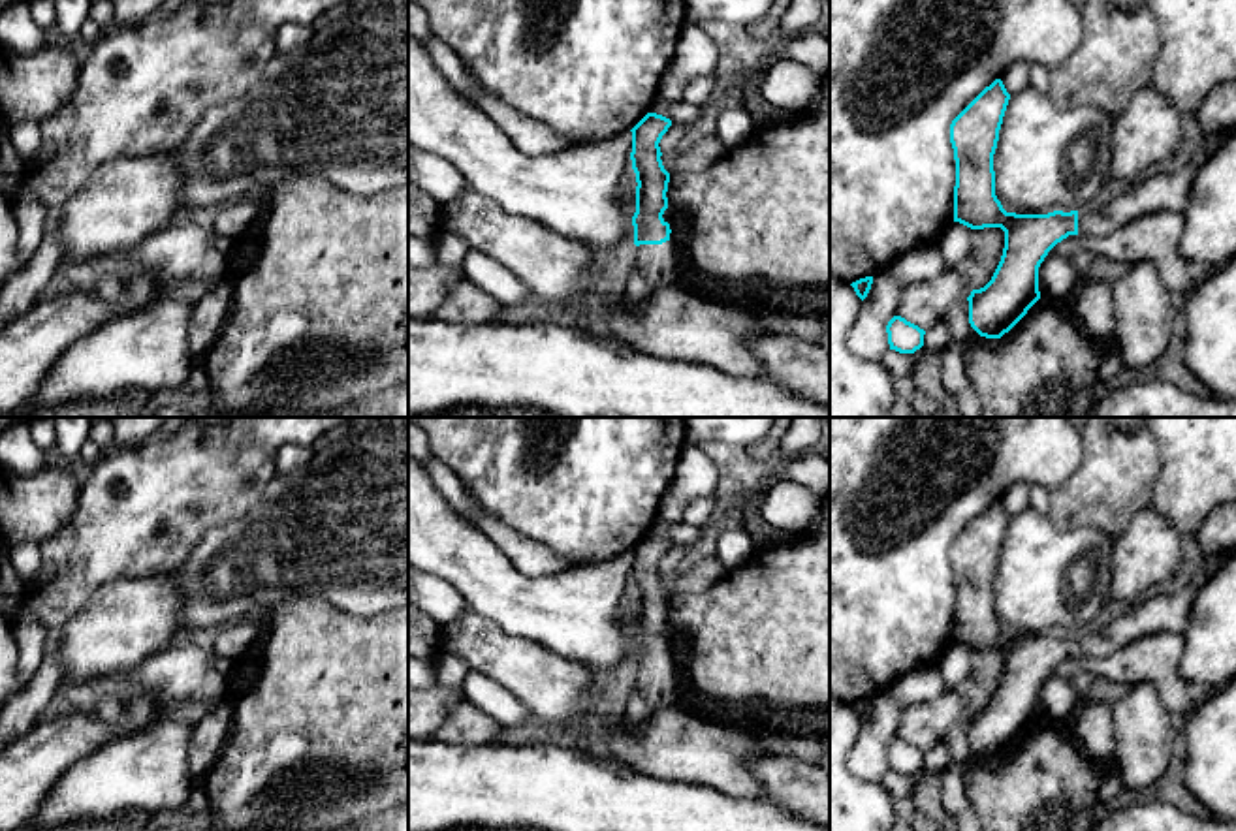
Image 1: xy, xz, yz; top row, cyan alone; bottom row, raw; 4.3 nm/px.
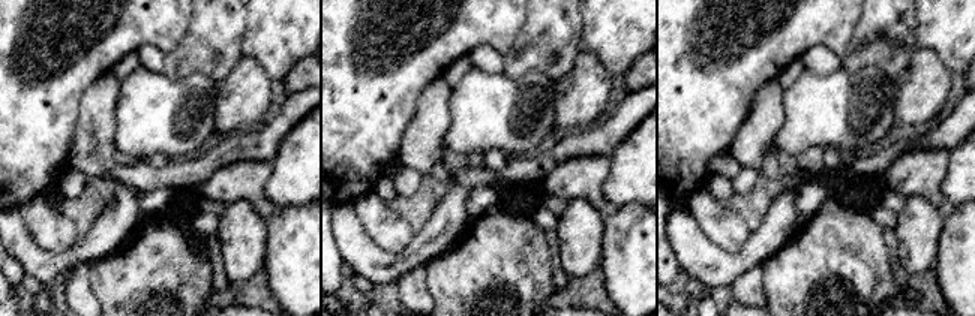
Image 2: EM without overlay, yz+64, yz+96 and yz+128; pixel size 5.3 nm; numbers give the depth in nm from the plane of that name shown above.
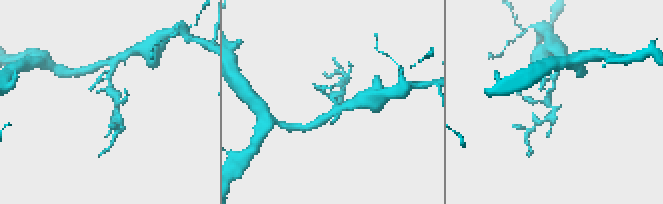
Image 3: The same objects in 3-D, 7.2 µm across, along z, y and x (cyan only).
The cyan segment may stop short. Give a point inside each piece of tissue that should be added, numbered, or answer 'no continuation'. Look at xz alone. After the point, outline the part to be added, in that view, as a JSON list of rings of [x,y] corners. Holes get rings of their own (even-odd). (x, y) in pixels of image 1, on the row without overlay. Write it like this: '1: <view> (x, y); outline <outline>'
1: xz (655, 687); outline [[[672,662],[636,667],[636,684],[626,699],[625,720],[640,726],[660,707],[675,707],[681,701],[677,686],[679,671]]]

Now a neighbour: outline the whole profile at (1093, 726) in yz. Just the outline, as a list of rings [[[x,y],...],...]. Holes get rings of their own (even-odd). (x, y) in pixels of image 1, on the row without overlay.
[[[1085,694],[1082,707],[1070,724],[1072,737],[1082,750],[1097,761],[1110,761],[1114,748],[1114,713],[1108,699]]]

